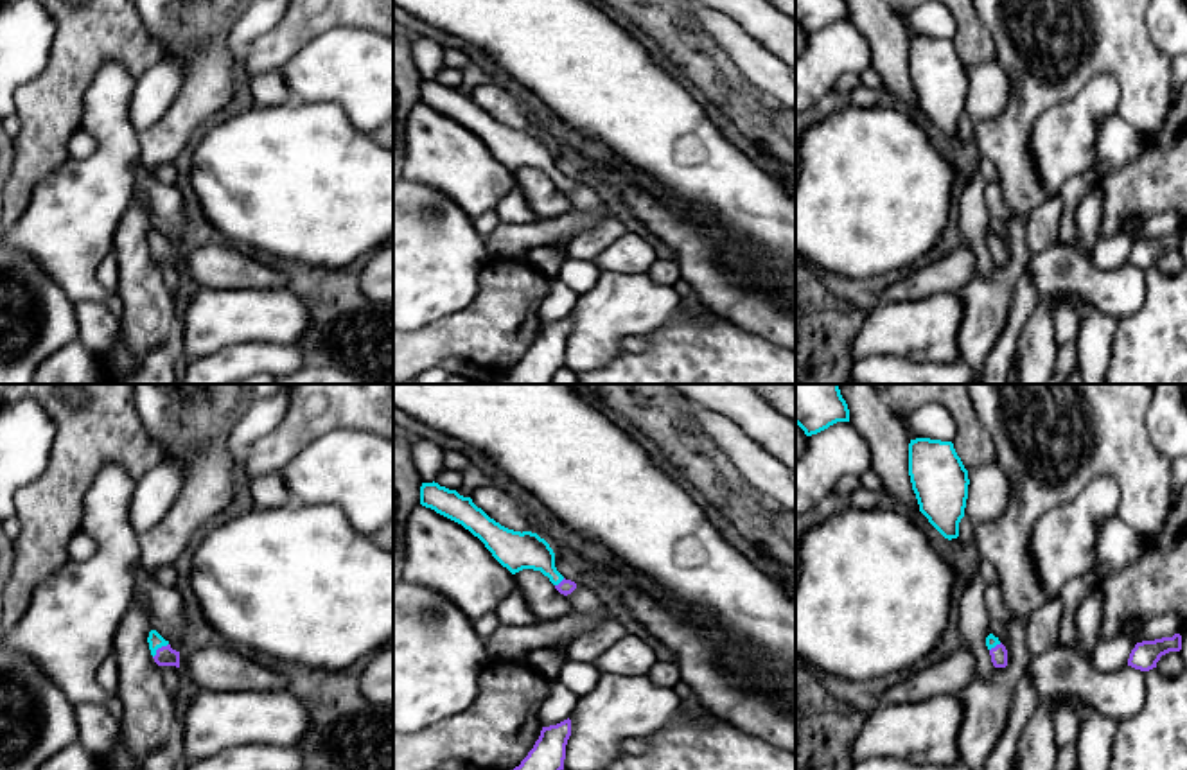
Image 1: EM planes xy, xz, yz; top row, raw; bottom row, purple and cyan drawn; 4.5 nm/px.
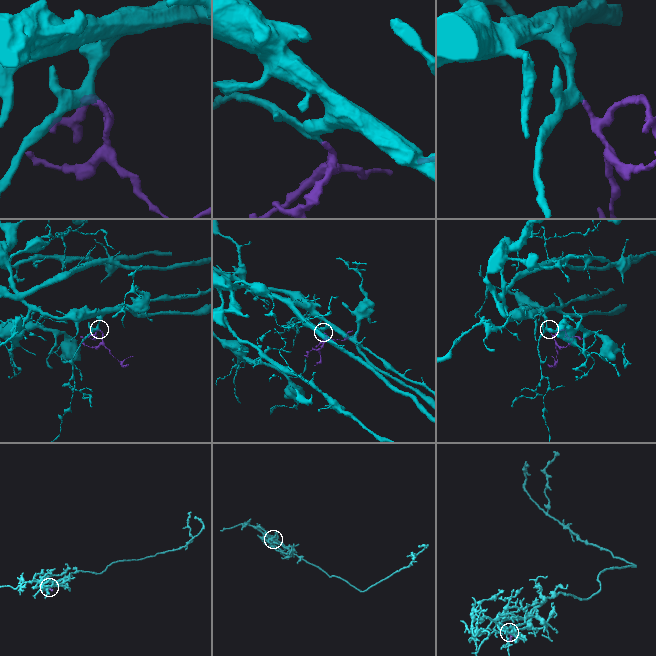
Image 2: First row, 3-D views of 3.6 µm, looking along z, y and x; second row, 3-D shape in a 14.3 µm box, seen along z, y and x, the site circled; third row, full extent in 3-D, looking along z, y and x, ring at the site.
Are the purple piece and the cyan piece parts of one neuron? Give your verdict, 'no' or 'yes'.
yes

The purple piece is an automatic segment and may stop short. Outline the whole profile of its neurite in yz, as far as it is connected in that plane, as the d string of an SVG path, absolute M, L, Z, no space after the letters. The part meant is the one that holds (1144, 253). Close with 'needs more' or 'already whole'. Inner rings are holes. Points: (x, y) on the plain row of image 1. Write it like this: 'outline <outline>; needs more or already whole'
outline M1174 232L1173 235L1162 235L1155 239L1142 239L1137 241L1135 246L1130 251L1128 264L1149 269L1156 266L1156 260L1162 253L1169 249L1180 249L1182 248L1182 233Z; already whole

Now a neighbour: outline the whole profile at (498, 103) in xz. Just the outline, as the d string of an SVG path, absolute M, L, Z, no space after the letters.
M494 83L479 84L470 97L501 124L521 131L532 127L530 117L521 109L519 99Z

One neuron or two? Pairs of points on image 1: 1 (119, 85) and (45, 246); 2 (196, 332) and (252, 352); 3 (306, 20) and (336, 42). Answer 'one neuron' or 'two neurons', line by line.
1: one neuron
2: two neurons
3: two neurons

